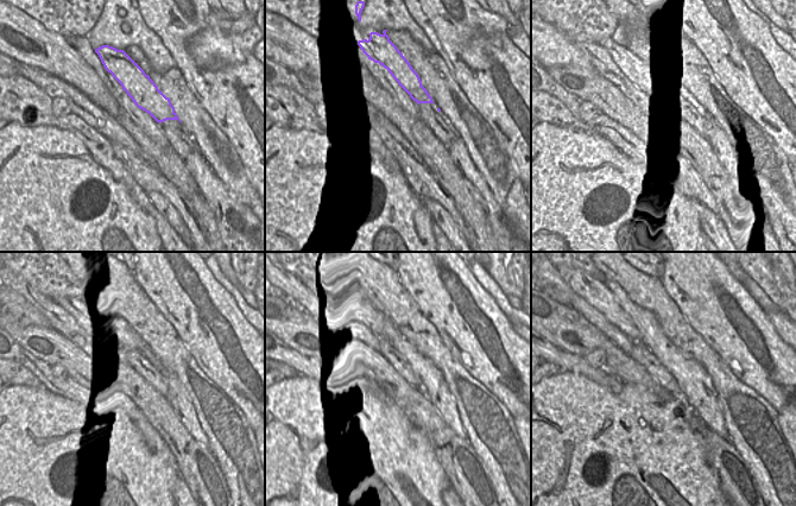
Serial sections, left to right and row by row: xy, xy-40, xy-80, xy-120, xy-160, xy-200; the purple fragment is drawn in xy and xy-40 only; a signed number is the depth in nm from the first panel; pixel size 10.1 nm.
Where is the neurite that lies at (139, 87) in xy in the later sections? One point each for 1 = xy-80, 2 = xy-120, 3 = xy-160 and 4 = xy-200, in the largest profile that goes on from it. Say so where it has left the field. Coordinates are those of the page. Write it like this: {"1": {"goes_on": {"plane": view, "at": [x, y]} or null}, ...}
{"1": {"goes_on": {"plane": "xy-80", "at": [640, 27]}}, "2": {"goes_on": {"plane": "xy-120", "at": [102, 280]}}, "3": {"goes_on": {"plane": "xy-160", "at": [368, 280]}}, "4": {"goes_on": {"plane": "xy-200", "at": [639, 288]}}}

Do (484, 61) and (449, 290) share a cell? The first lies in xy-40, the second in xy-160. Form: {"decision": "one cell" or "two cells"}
{"decision": "one cell"}

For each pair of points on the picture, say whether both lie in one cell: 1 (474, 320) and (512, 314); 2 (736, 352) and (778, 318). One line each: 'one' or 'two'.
1: two
2: two

